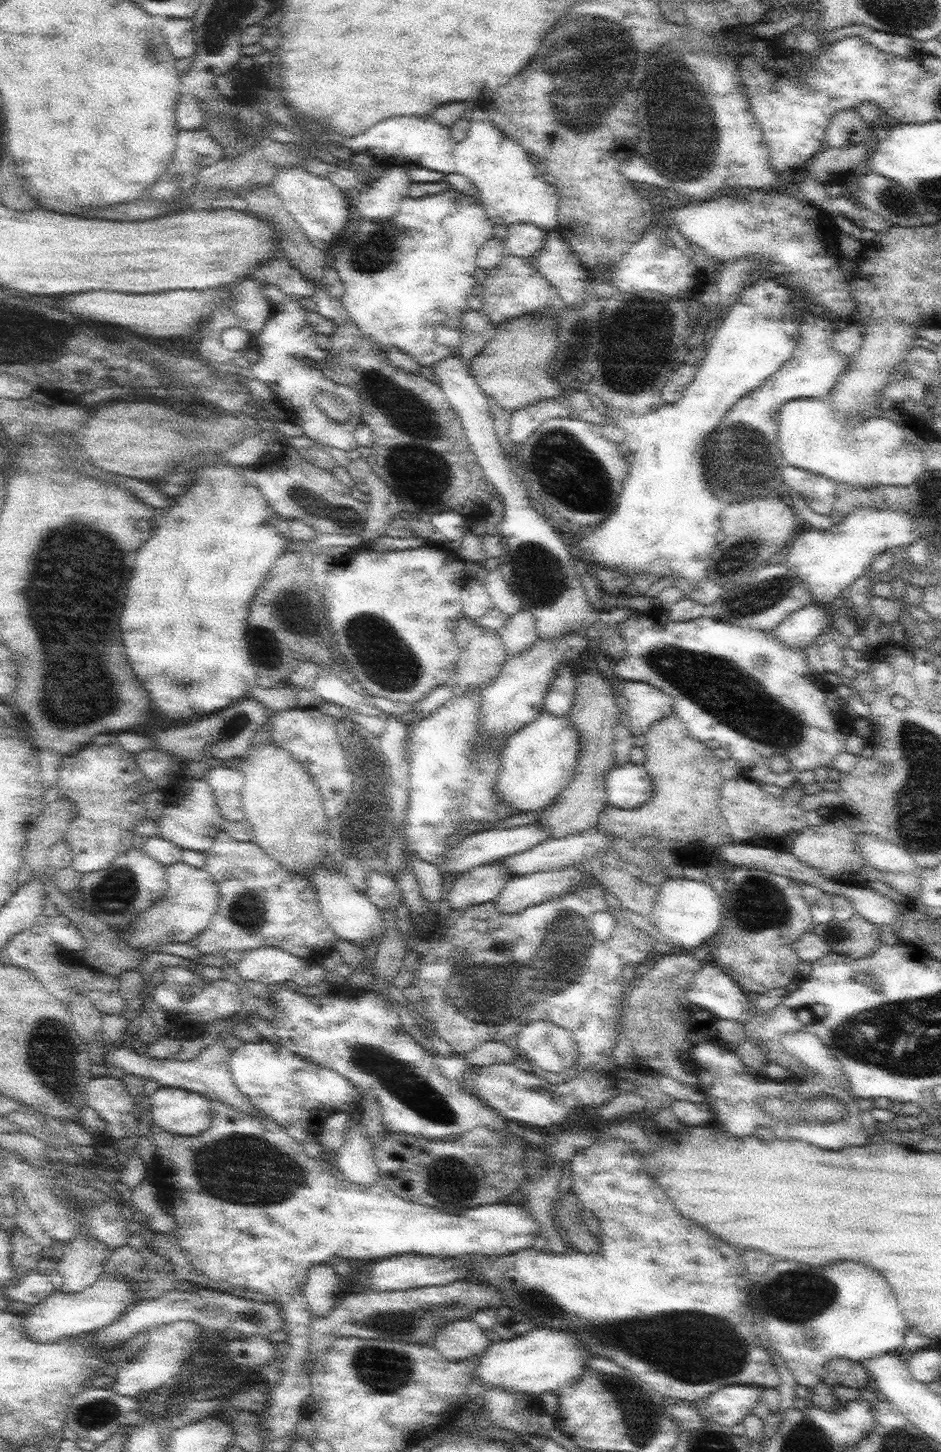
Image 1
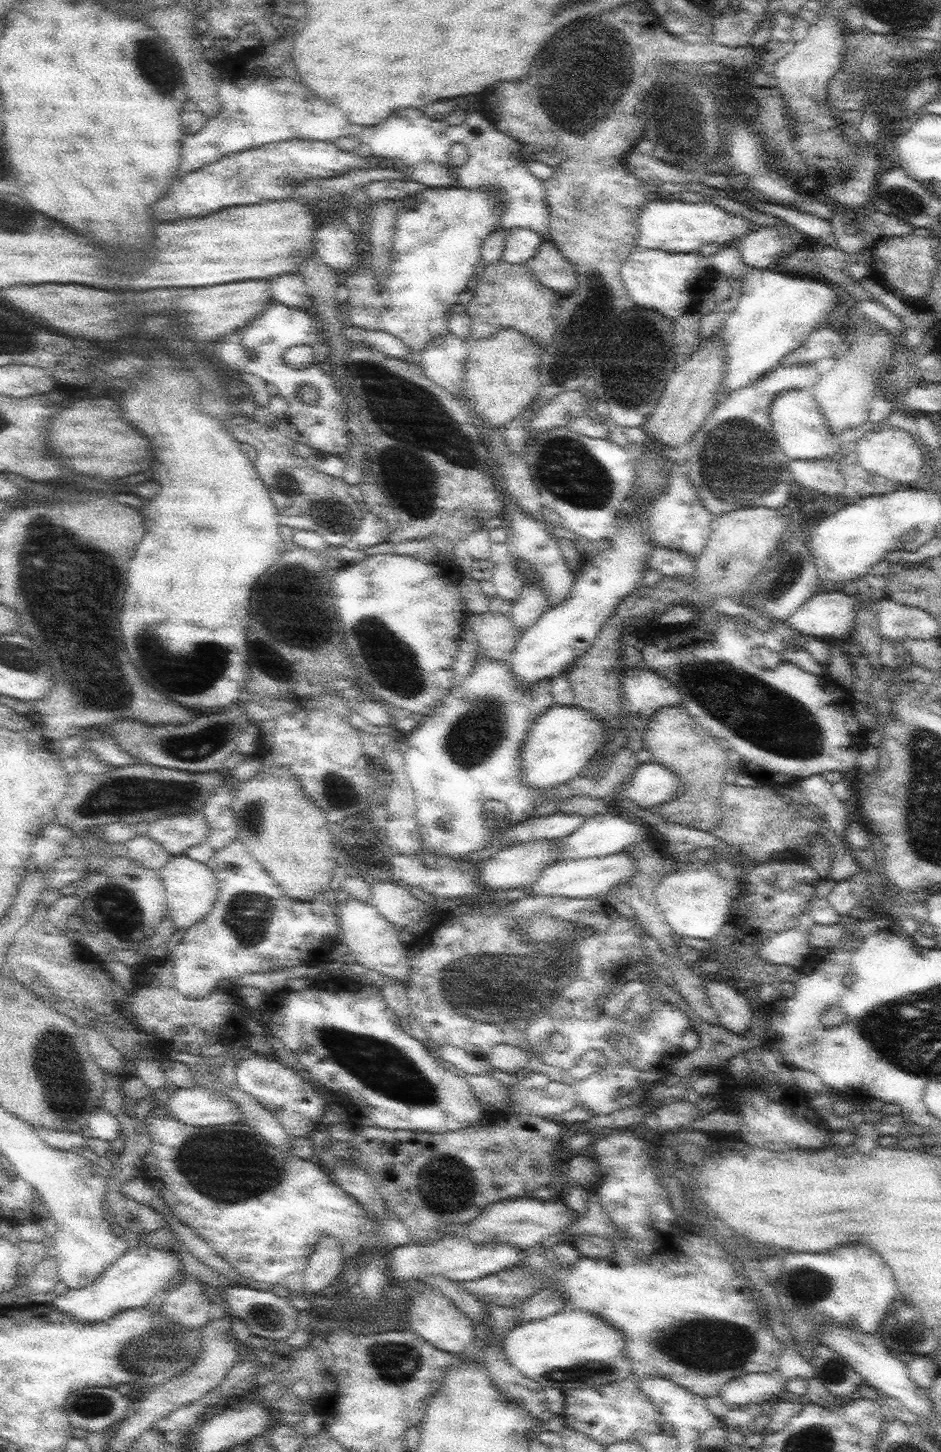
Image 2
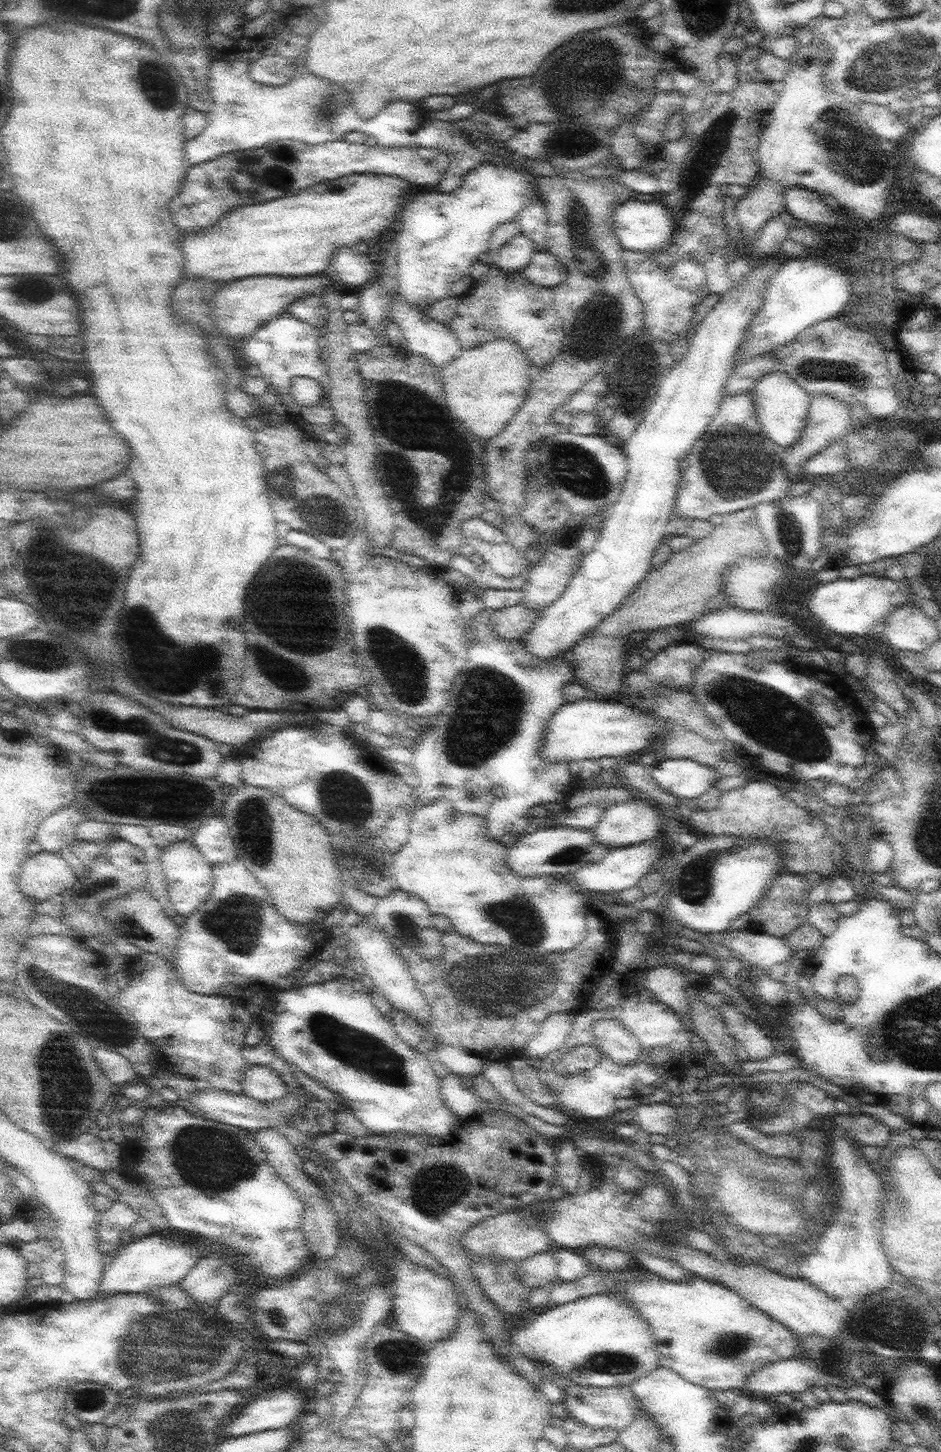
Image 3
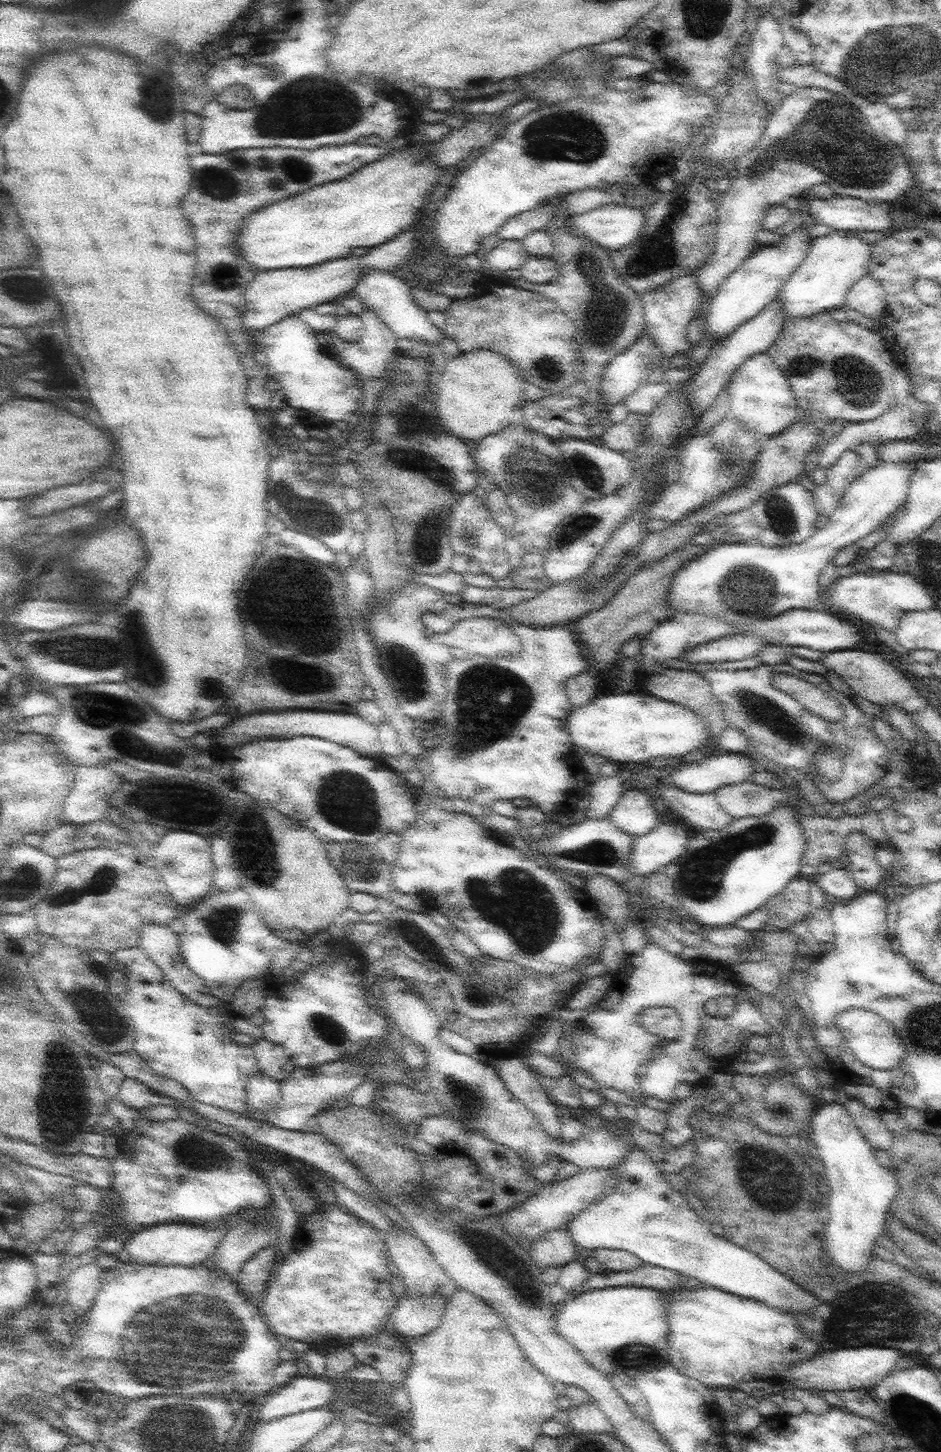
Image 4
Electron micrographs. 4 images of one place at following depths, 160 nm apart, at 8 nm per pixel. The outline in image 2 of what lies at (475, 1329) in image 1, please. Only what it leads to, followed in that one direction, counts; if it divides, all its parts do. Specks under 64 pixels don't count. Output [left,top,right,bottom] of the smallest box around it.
[407,1287,477,1355]

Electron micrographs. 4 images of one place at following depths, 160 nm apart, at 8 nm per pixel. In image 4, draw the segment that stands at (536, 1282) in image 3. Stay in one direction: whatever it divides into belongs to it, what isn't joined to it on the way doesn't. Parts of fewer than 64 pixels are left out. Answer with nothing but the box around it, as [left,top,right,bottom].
[529,1225,580,1272]

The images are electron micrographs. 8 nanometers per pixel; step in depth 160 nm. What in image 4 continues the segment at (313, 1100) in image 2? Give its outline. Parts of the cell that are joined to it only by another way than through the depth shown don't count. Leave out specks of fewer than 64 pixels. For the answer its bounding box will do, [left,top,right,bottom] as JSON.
[247,1072,282,1112]

